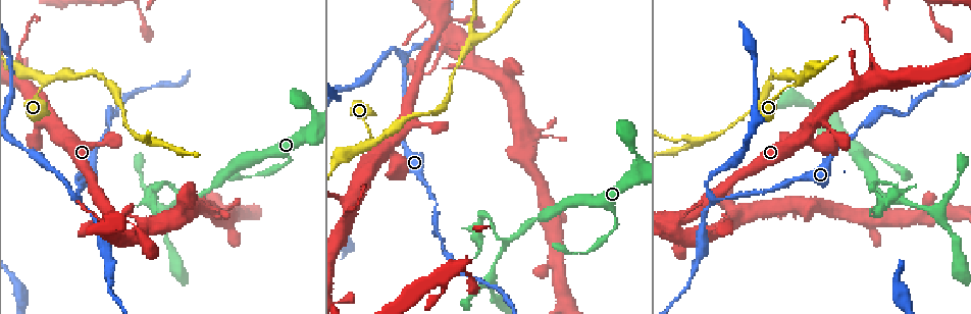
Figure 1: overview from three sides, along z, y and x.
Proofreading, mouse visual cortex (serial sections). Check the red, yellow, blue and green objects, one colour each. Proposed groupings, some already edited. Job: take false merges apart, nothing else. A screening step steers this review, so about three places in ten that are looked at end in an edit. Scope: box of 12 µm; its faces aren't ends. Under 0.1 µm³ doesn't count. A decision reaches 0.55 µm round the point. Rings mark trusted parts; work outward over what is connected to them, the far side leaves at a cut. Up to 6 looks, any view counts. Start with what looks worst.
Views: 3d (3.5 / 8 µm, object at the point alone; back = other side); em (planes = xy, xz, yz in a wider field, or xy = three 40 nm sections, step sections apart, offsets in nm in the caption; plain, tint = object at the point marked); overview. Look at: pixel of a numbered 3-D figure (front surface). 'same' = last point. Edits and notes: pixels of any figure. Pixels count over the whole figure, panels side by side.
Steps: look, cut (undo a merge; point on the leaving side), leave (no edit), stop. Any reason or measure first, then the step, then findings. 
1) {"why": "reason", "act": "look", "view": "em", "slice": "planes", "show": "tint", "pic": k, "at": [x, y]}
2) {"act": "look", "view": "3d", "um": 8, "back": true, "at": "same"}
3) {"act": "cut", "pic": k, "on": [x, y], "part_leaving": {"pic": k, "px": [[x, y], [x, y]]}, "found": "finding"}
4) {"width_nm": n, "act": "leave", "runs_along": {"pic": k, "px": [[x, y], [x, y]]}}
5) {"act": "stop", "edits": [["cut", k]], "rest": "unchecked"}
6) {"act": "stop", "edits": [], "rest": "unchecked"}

{"why": "branch point", "act": "look", "view": "3d", "um": 8, "pic": 1, "at": [76, 199]}

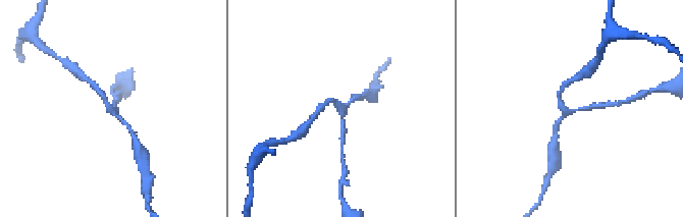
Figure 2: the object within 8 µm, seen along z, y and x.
{"arms": 3, "arm_widths_nm": [200, 200, 200], "act": "look", "view": "em", "slice": "xy", "step": 2, "show": "tint", "pic": 2, "at": [339, 113]}

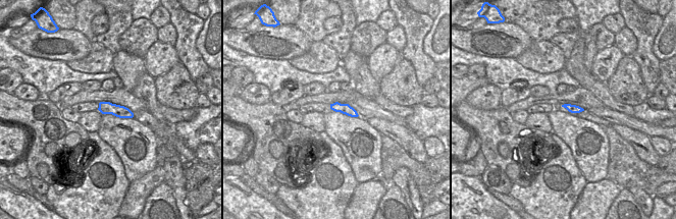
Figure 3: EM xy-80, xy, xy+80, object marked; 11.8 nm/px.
{"act": "leave", "runs_along": {"pic": 2, "px": [[342, 142], [339, 104], [329, 101]]}, "found": "continuous, no second cell"}

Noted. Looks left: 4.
{"why": "a narrow waist", "act": "look", "view": "3d", "um": 3.5, "back": true, "pic": 1, "at": [878, 156]}

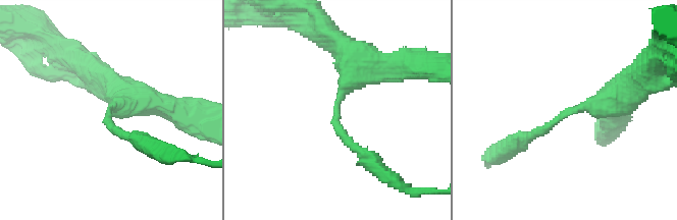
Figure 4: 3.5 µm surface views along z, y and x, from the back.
{"why": "shape alone is not enough", "act": "look", "view": "em", "slice": "xy", "step": 1, "show": "tint", "pic": 4, "at": [108, 111]}

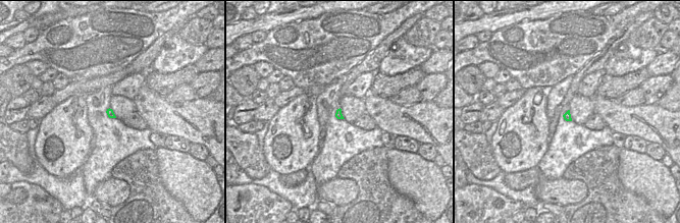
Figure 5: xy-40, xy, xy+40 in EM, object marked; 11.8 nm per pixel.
{"arm_widths_nm": [150, 500], "act": "leave", "runs_along": {"pic": 4, "px": [[621, 96], [571, 108], [521, 140]]}, "found": "all the same cell"}

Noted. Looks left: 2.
{"why": "four or more arms meet", "act": "look", "view": "3d", "um": 3.5, "pic": 1, "at": [672, 224]}

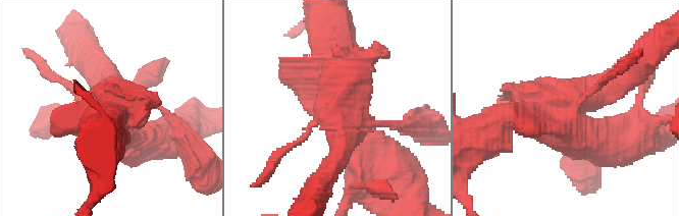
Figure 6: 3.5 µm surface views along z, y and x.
{"act": "look", "view": "em", "slice": "xy", "step": 2, "show": "tint", "pic": 6, "at": [341, 107]}

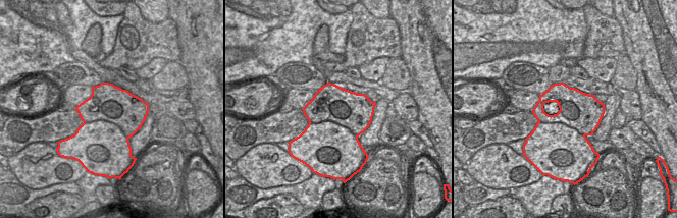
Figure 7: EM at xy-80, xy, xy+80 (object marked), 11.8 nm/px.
{"act": "cut", "pic": 6, "on": [353, 164], "part_leaving": {"pic": 6, "px": [[564, 114], [576, 136], [634, 136]]}, "found": "a second cell is stuck on"}

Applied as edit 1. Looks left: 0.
{"act": "stop", "edits": [["cut", 6]], "rest": "unchecked"}

